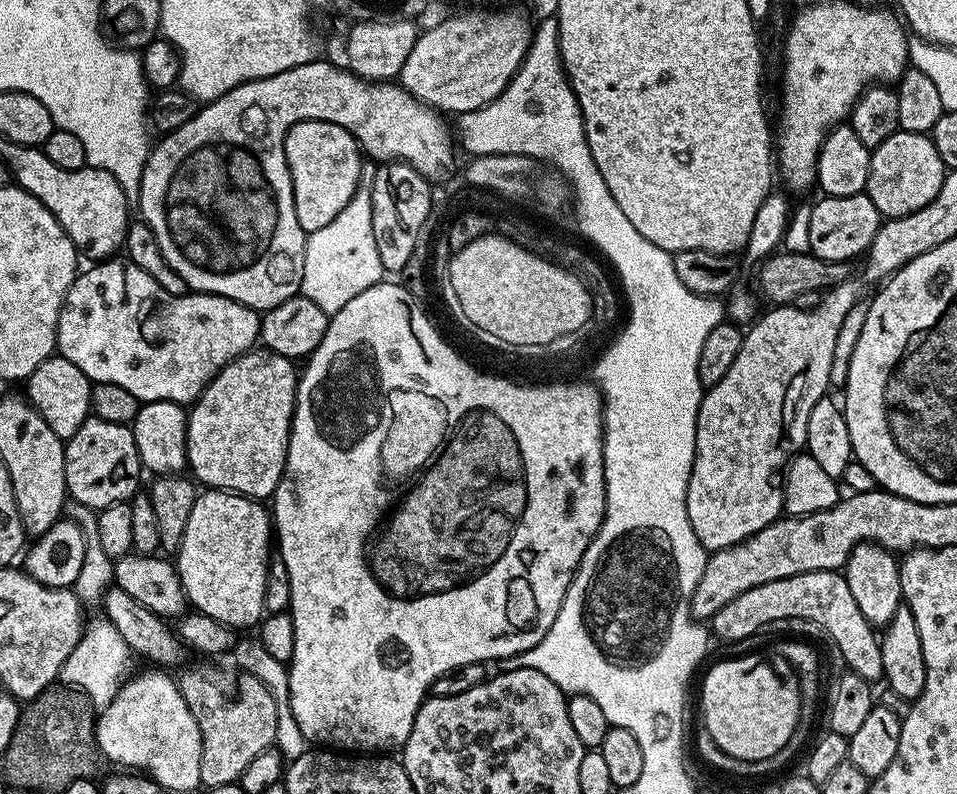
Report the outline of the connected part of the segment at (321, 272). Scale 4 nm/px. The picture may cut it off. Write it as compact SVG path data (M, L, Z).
M361 171L360 184L356 187L354 198L346 202L346 210L342 210L330 226L307 233L304 242L300 292L310 298L314 306L322 306L322 310L329 314L342 310L350 298L358 298L362 290L370 290L370 286L381 283L386 276L382 258L378 258L378 246L374 242L372 177L371 171Z

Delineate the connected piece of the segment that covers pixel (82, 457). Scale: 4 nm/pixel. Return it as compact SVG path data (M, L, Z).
M89 415L88 420L82 422L78 434L65 443L64 469L69 497L75 503L93 510L131 501L141 487L142 465L131 427L106 422L93 415Z

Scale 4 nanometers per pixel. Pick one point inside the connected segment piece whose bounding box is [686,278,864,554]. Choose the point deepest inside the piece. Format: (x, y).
(750, 425)

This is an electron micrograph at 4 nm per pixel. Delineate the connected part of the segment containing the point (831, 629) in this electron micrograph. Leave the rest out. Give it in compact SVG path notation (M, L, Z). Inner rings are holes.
M839 571L807 572L794 574L794 578L778 578L778 582L766 582L766 586L754 586L754 590L746 590L746 594L738 594L734 602L726 602L718 614L714 614L710 621L710 628L724 640L744 640L764 629L768 622L775 622L780 618L802 618L809 622L816 622L828 640L836 643L842 659L848 663L847 667L856 672L861 678L869 682L876 682L884 675L882 670L882 650L880 636L877 629L858 610L858 602L854 602L854 594L850 594L850 586L846 578Z

